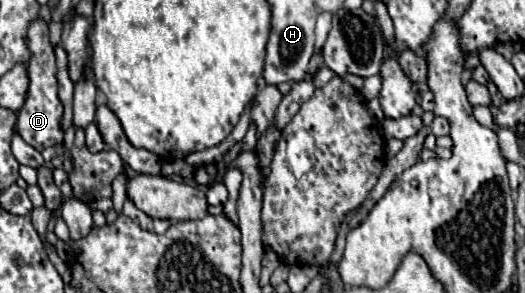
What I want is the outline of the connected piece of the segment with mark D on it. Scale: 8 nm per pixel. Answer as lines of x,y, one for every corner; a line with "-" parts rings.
36,20
30,24
28,30
28,48
32,52
32,58
28,62
28,76
30,76
30,88
24,106
18,110
18,124
16,130
36,150
44,150
48,146
58,146
64,140
64,132
60,128
62,118
62,104
58,100
58,82
56,82
56,56
54,48
48,40
48,24
44,20

